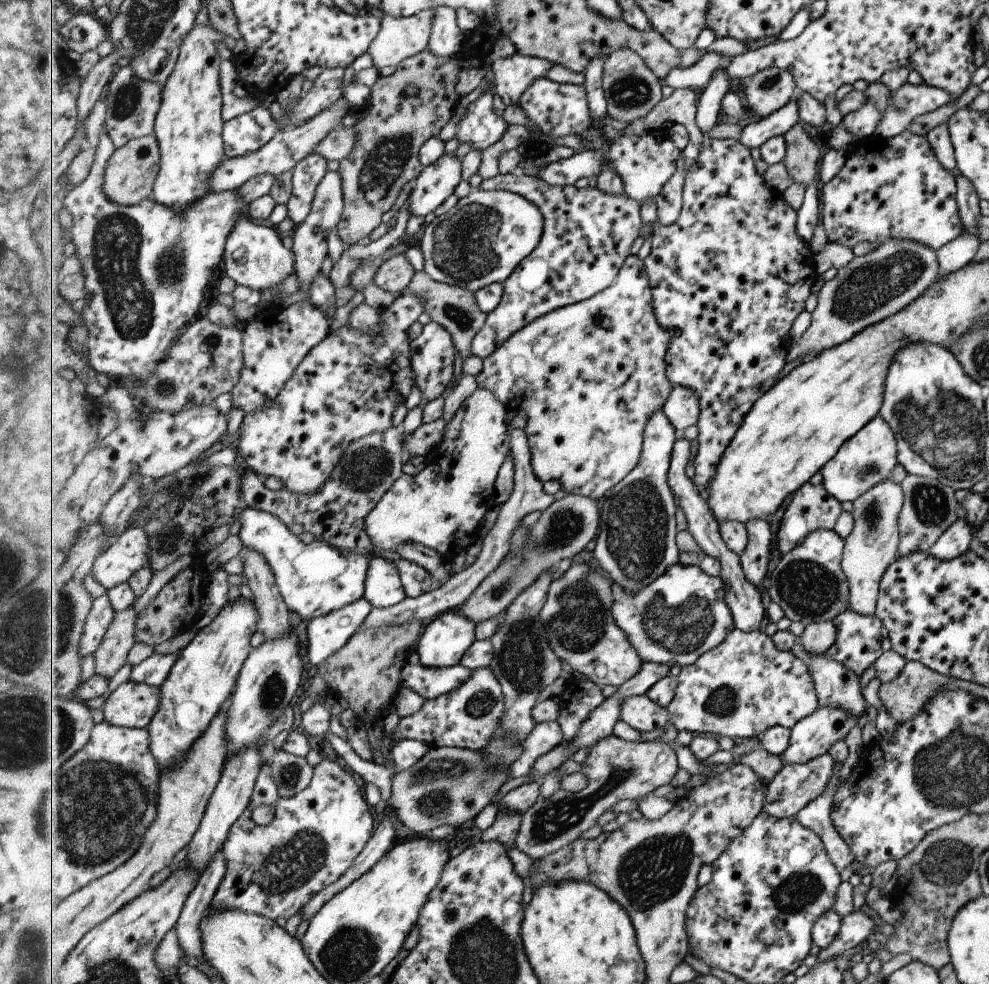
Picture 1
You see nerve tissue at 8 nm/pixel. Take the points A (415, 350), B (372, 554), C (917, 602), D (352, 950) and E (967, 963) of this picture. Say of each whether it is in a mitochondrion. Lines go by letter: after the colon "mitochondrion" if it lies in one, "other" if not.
A: other
B: other
C: other
D: mitochondrion
E: other

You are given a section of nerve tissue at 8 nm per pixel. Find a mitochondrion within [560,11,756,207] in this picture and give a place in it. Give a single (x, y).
(629, 91)

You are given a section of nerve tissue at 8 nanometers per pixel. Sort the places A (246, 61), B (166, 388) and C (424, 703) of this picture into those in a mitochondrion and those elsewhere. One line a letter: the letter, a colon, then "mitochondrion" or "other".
A: other
B: mitochondrion
C: other

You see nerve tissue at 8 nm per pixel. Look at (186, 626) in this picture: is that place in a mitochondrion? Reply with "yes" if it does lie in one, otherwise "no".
no

